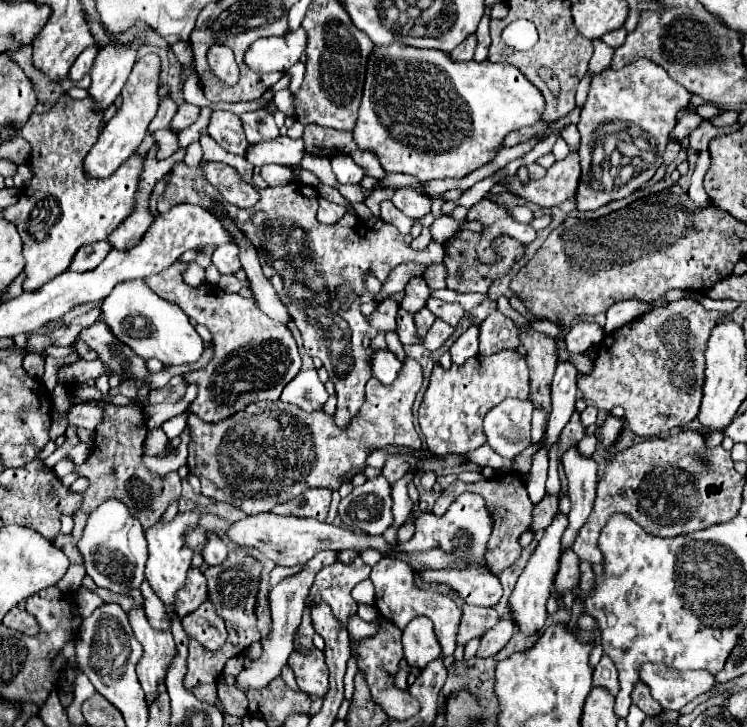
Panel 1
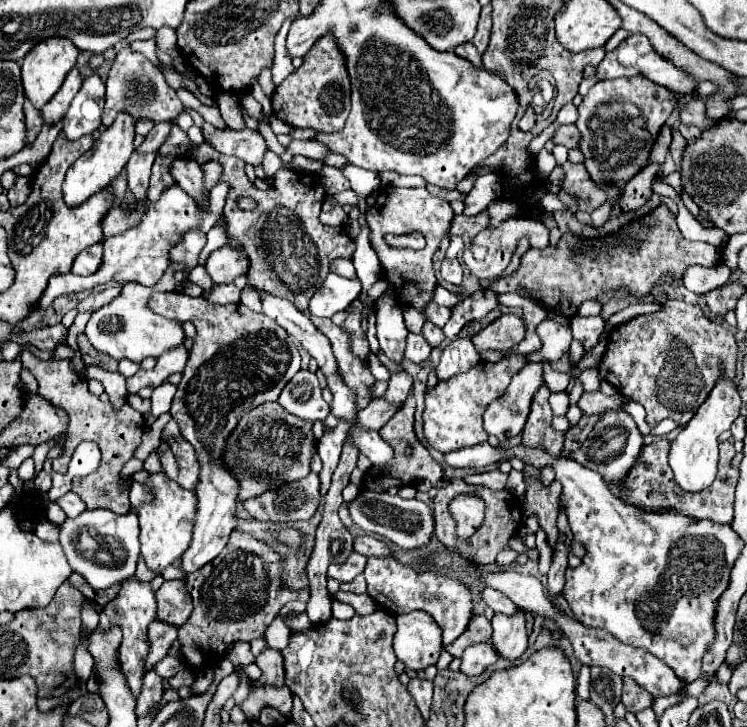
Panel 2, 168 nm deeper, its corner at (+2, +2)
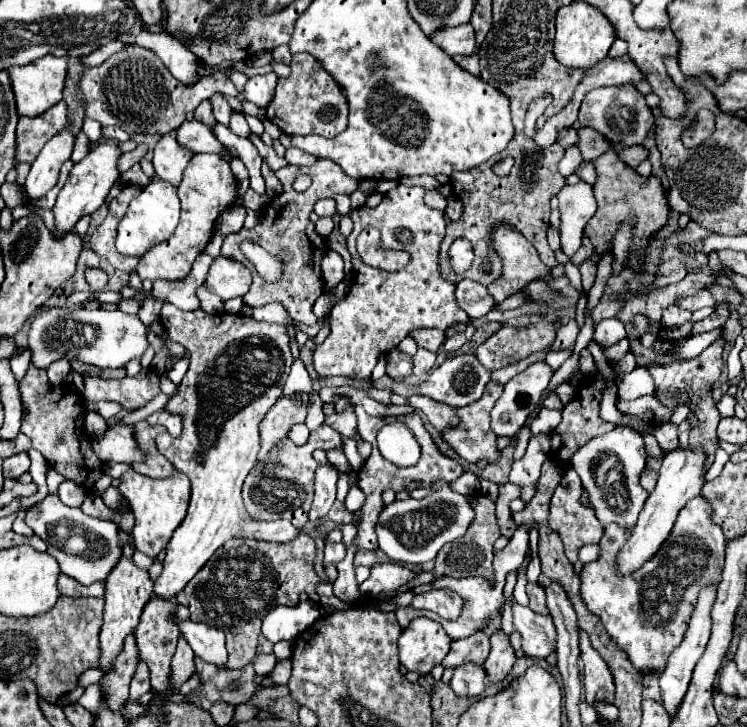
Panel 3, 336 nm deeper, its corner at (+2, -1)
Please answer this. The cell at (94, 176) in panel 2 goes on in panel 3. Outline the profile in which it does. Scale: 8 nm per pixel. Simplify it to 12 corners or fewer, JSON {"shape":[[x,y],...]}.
{"shape":[[114,139],[70,171],[56,205],[56,237],[92,215],[118,179]]}

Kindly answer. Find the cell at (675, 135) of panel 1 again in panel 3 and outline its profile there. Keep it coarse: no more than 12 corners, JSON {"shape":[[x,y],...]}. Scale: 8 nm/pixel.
{"shape":[[640,145],[624,147],[616,155],[630,167],[648,159]]}

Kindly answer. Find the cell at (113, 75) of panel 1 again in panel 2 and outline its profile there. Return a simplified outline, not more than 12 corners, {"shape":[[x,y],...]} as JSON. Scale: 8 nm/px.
{"shape":[[94,72],[74,96],[64,132],[78,140],[102,124],[106,84]]}

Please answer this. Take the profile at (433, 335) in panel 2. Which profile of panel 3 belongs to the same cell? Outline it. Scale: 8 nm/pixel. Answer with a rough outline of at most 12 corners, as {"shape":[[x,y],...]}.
{"shape":[[412,329],[408,333],[418,347],[438,351],[444,331]]}

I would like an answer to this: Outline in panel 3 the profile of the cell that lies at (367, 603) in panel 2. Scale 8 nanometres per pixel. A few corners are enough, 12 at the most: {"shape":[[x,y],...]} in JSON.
{"shape":[[232,539],[176,595],[224,631],[228,669],[260,623],[308,593],[349,609],[314,571],[316,543]]}

